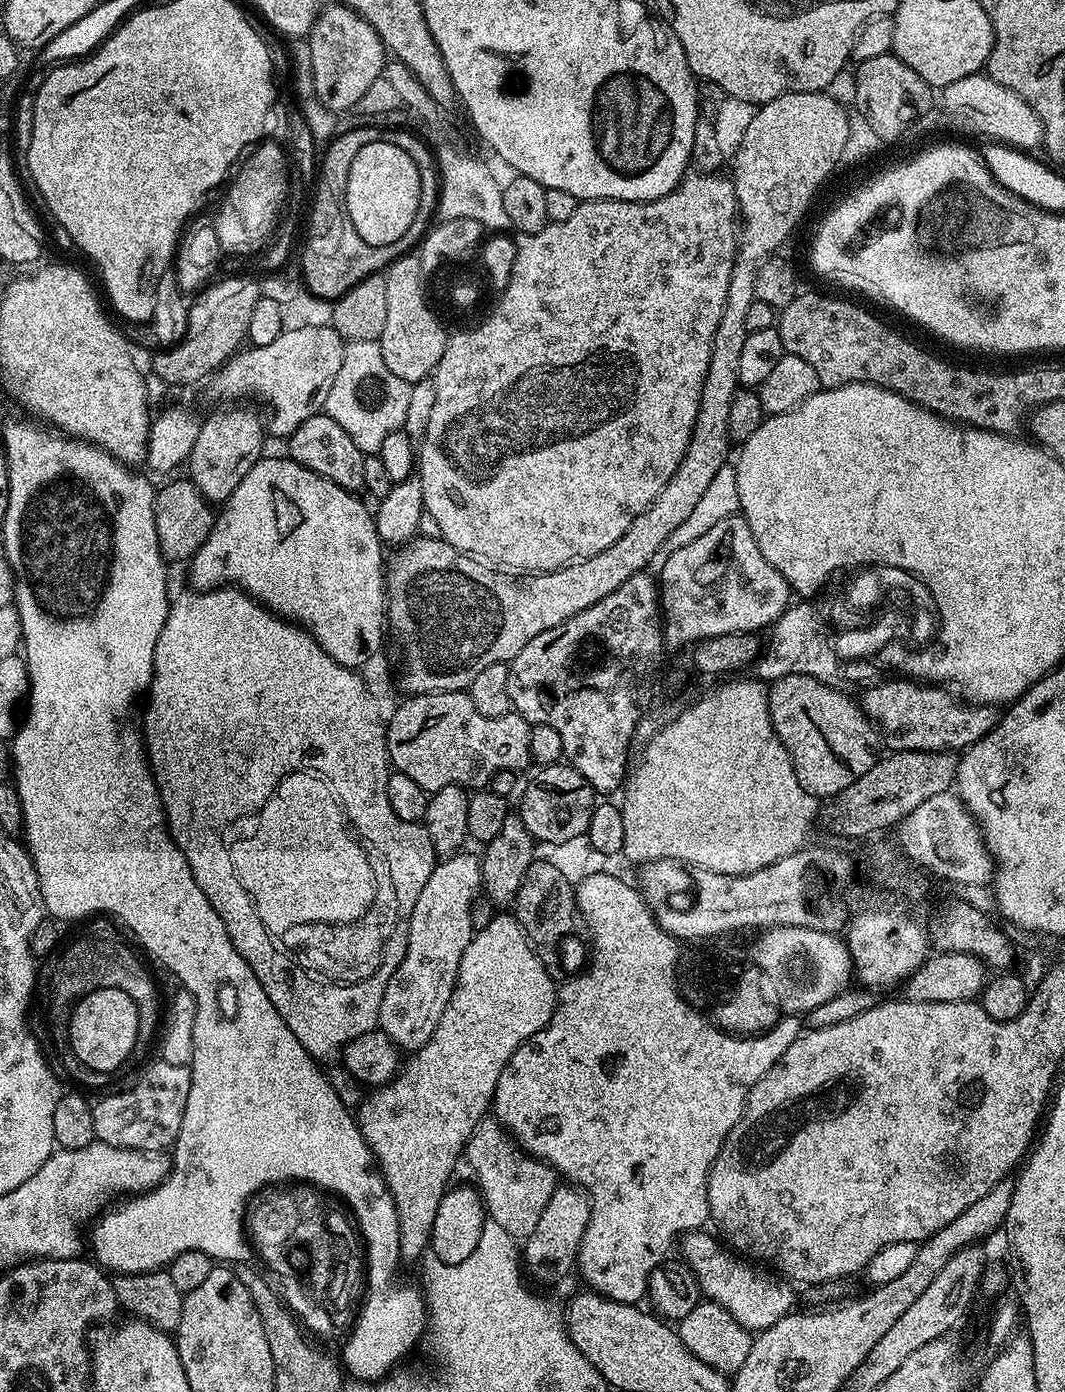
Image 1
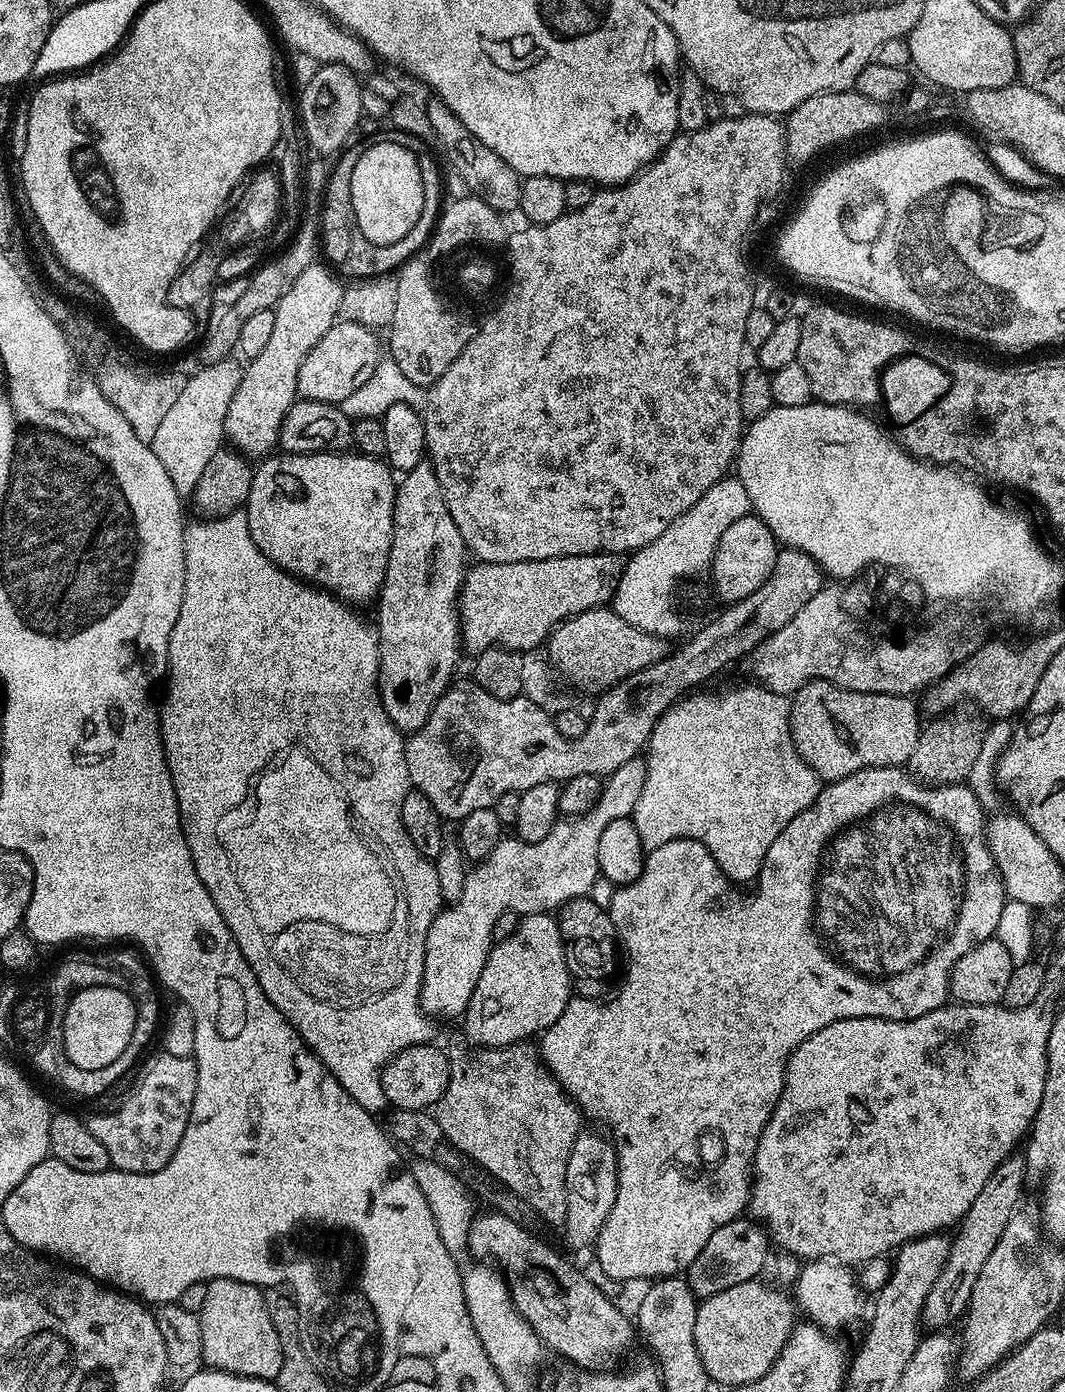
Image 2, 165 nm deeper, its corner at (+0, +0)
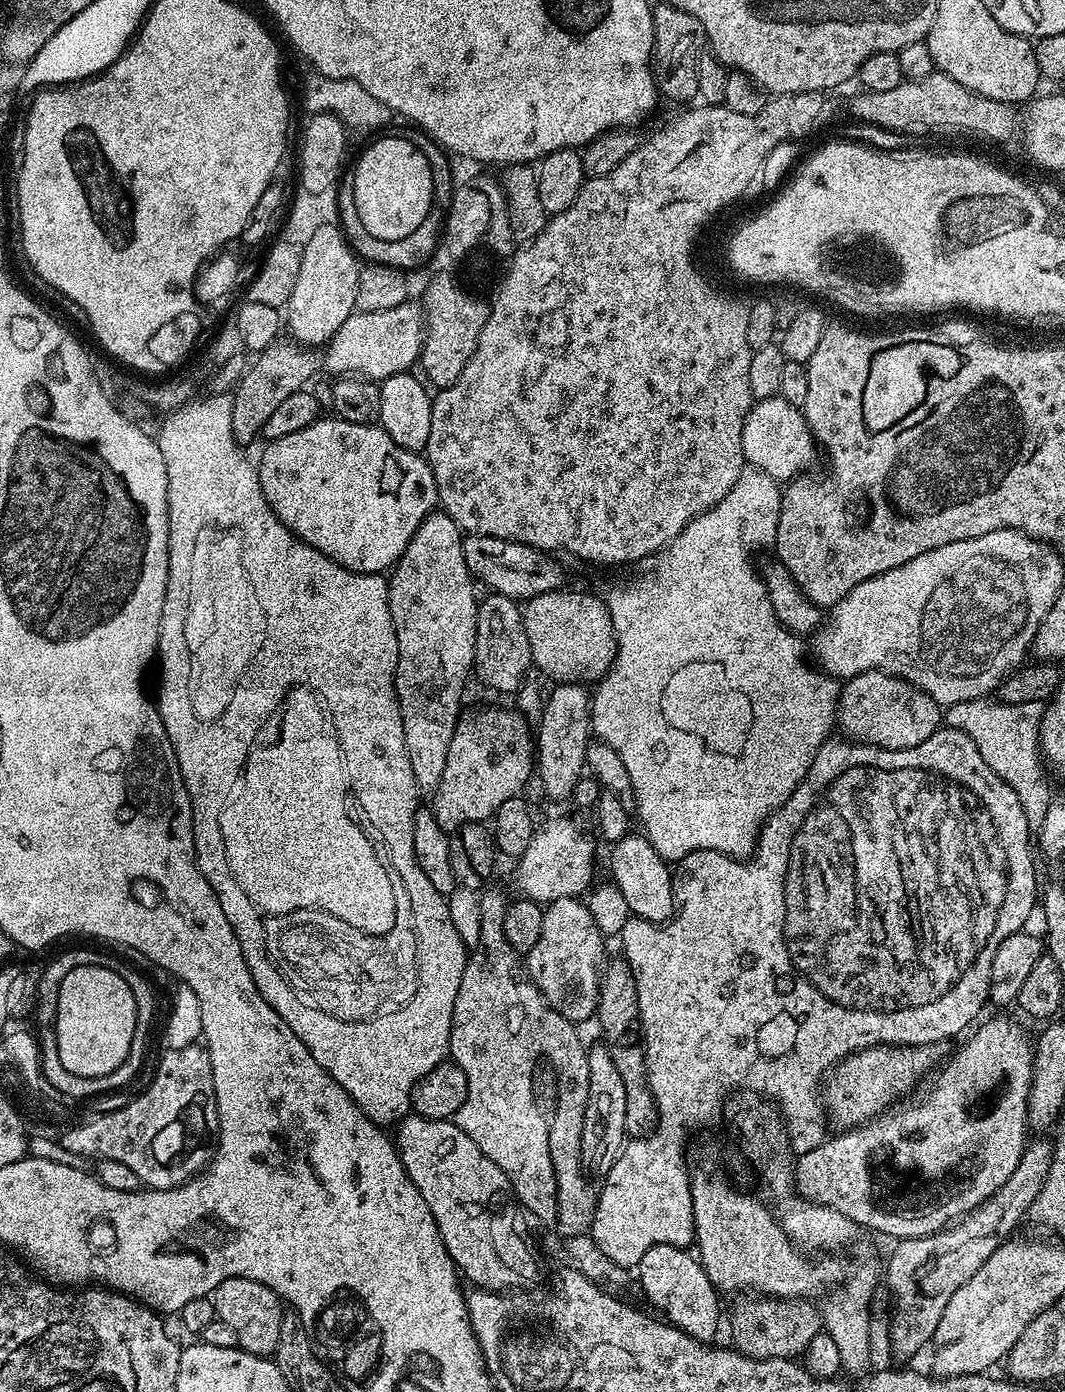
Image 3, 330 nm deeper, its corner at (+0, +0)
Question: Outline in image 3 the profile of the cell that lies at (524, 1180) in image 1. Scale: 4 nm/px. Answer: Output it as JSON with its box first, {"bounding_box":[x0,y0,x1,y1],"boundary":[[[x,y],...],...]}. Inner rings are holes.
{"bounding_box":[448,887,598,1237],"boundary":[[[485,887],[479,893],[481,930],[476,944],[468,952],[468,961],[462,970],[462,982],[458,985],[458,998],[454,998],[454,1014],[452,1015],[448,1050],[451,1063],[457,1064],[462,1070],[462,1074],[466,1074],[466,1102],[462,1102],[462,1106],[457,1110],[454,1123],[473,1140],[474,1146],[478,1146],[478,1150],[482,1150],[482,1154],[486,1154],[486,1158],[490,1158],[490,1162],[494,1162],[494,1166],[498,1166],[498,1170],[502,1170],[502,1174],[506,1174],[515,1199],[521,1205],[524,1203],[549,1228],[549,1233],[555,1234],[557,1237],[582,1235],[591,1229],[594,1210],[598,1203],[597,1193],[594,1188],[592,1192],[591,1186],[588,1185],[589,1177],[584,1171],[584,1165],[580,1163],[582,1118],[586,1114],[586,1098],[590,1094],[588,1048],[580,1041],[580,1036],[576,1033],[577,1025],[549,1006],[544,995],[538,990],[538,986],[528,979],[525,969],[522,967],[521,957],[510,946],[510,942],[506,942],[506,933],[503,930],[503,914],[510,903],[509,897],[504,897],[496,888],[487,888]]]}

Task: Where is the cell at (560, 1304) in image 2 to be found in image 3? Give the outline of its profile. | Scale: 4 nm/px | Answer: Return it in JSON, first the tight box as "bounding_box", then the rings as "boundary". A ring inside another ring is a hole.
{"bounding_box":[394,1114,540,1292],"boundary":[[[409,1114],[395,1125],[394,1143],[410,1182],[418,1186],[418,1194],[426,1198],[426,1206],[430,1206],[430,1214],[434,1214],[438,1234],[442,1234],[442,1242],[456,1264],[457,1273],[477,1289],[489,1292],[531,1289],[540,1276],[540,1268],[531,1246],[516,1229],[517,1205],[506,1174],[502,1174],[502,1170],[498,1170],[498,1166],[494,1166],[494,1162],[490,1162],[490,1158],[486,1158],[486,1154],[482,1154],[482,1150],[478,1150],[473,1140],[451,1119],[431,1120]]]}

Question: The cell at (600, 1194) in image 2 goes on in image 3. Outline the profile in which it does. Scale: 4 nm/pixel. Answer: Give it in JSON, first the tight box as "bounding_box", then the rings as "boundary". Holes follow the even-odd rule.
{"bounding_box":[580,1042,626,1178],"boundary":[[[597,1042],[596,1045],[591,1045],[591,1047],[588,1048],[588,1065],[590,1066],[590,1094],[586,1098],[586,1114],[582,1118],[582,1146],[580,1147],[580,1163],[584,1165],[585,1173],[591,1174],[593,1177],[596,1175],[597,1178],[603,1178],[608,1175],[608,1172],[614,1166],[614,1162],[620,1159],[620,1151],[624,1148],[626,1143],[626,1133],[624,1130],[624,1127],[626,1126],[626,1086],[622,1086],[622,1074],[618,1074],[618,1066],[614,1066],[614,1058],[610,1058],[607,1044]]]}

